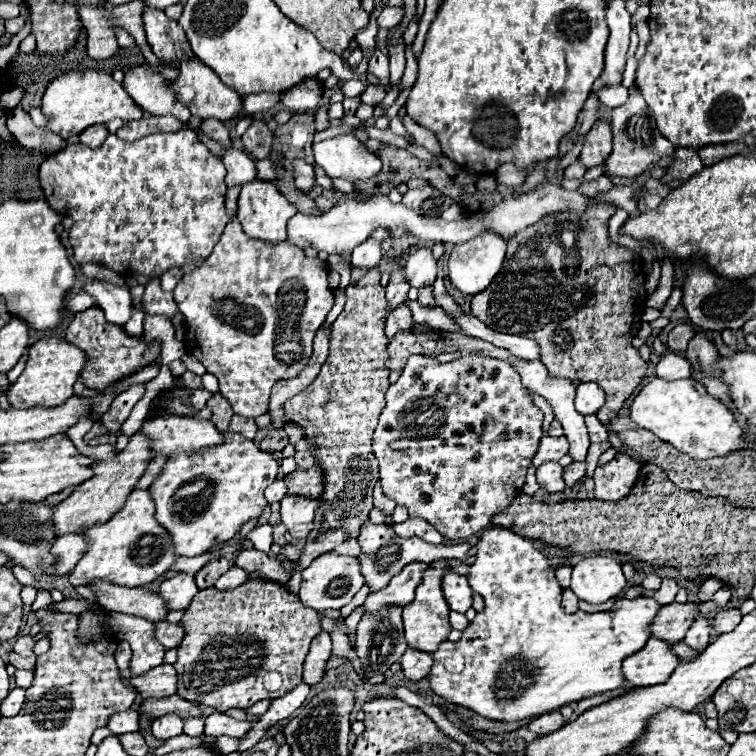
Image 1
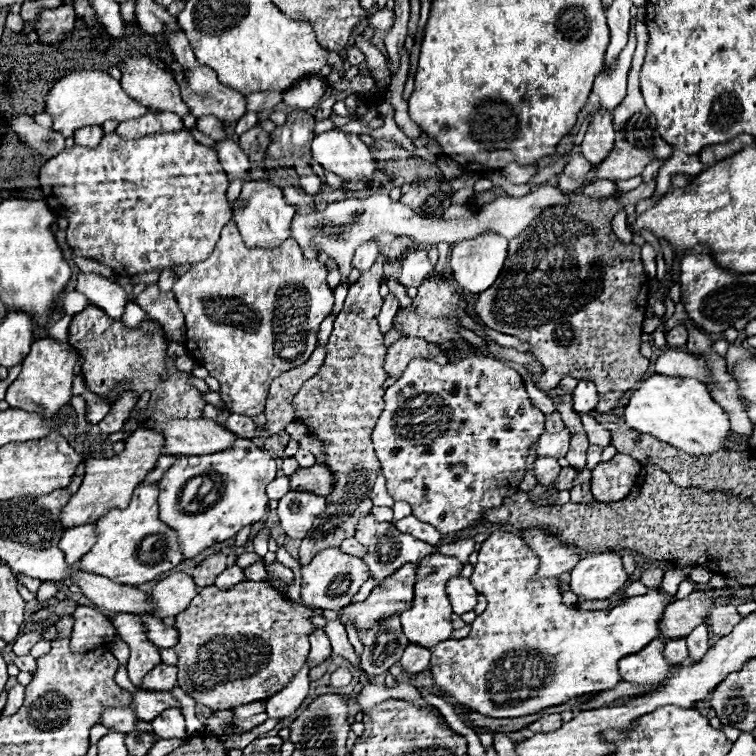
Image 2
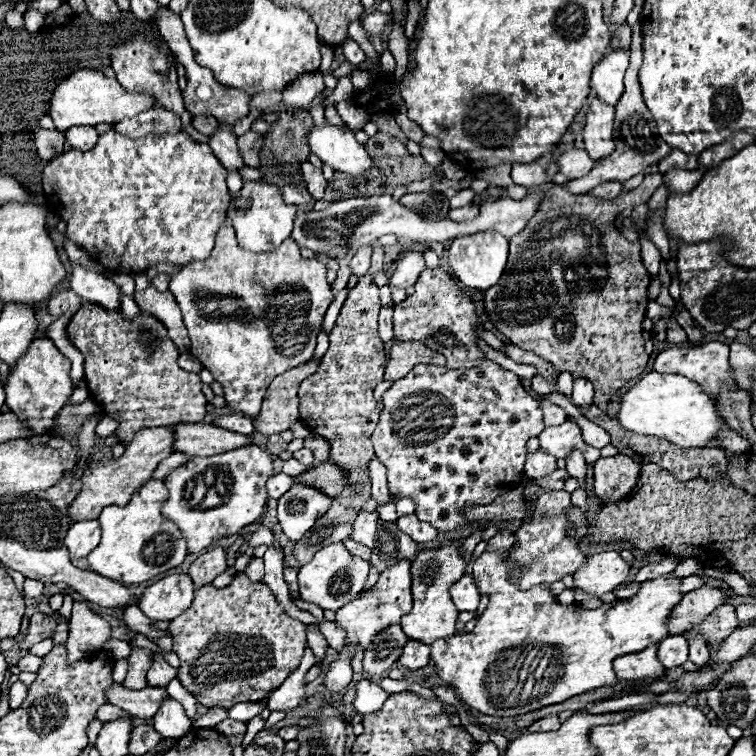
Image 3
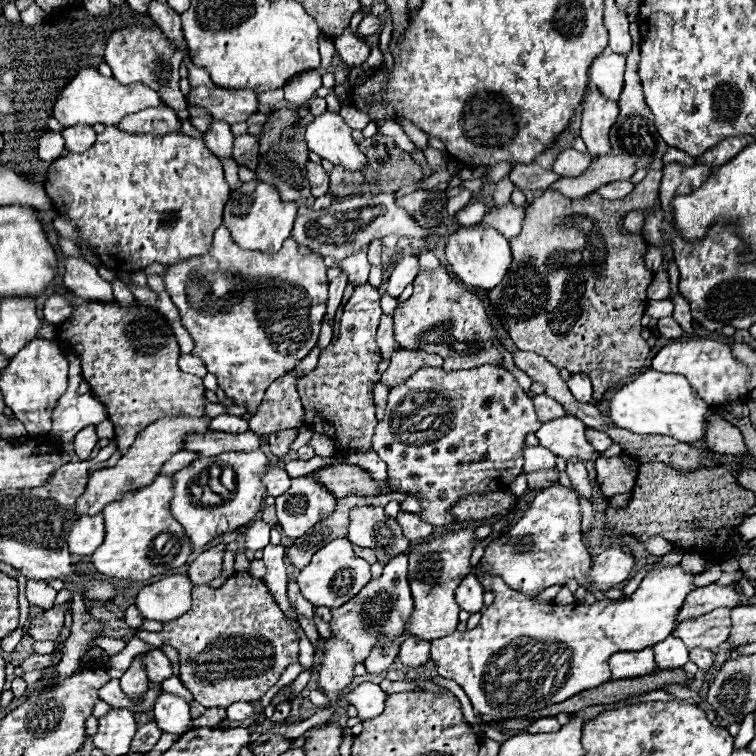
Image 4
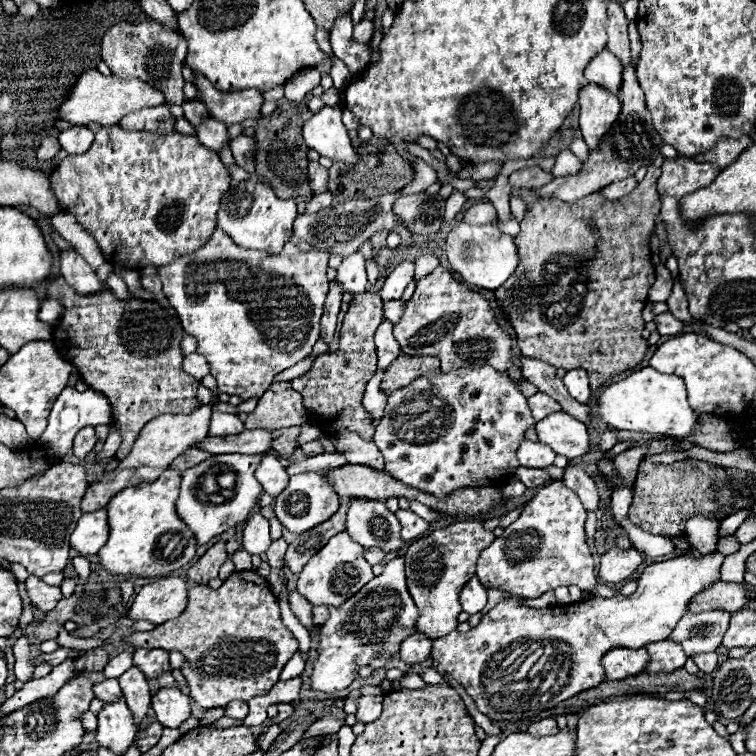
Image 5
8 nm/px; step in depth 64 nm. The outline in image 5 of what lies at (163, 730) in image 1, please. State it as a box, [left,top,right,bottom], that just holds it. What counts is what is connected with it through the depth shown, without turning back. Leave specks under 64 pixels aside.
[152,688,190,728]

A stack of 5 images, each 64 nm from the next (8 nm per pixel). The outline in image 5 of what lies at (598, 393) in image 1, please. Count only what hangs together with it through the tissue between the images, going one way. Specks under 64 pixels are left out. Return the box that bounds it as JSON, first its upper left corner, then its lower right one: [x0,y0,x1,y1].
[562,370,590,404]

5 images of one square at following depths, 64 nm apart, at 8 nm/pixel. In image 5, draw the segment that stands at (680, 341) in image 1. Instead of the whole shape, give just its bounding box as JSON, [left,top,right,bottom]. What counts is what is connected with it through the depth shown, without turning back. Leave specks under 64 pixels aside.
[654,312,682,336]

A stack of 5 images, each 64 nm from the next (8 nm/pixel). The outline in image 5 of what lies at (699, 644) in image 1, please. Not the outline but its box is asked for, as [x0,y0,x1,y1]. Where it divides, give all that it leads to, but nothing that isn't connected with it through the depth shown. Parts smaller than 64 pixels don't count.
[694,652,716,674]

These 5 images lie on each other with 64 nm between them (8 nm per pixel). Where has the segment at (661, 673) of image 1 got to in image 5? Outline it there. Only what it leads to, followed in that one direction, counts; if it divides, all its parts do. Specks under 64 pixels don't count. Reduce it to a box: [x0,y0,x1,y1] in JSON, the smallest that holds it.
[602,648,648,680]

